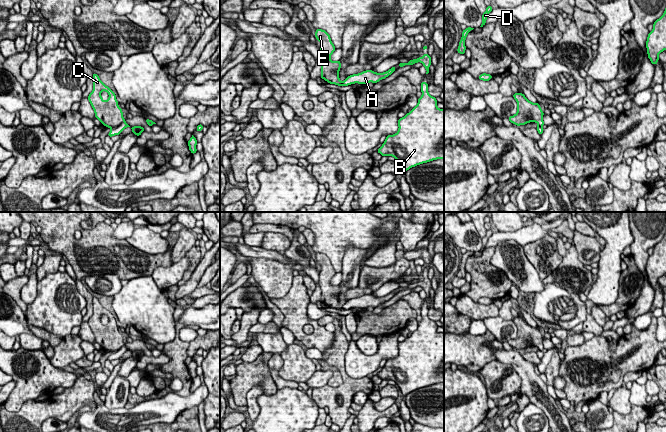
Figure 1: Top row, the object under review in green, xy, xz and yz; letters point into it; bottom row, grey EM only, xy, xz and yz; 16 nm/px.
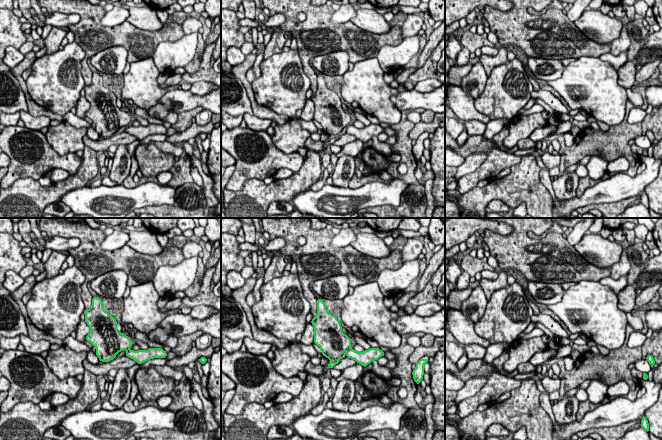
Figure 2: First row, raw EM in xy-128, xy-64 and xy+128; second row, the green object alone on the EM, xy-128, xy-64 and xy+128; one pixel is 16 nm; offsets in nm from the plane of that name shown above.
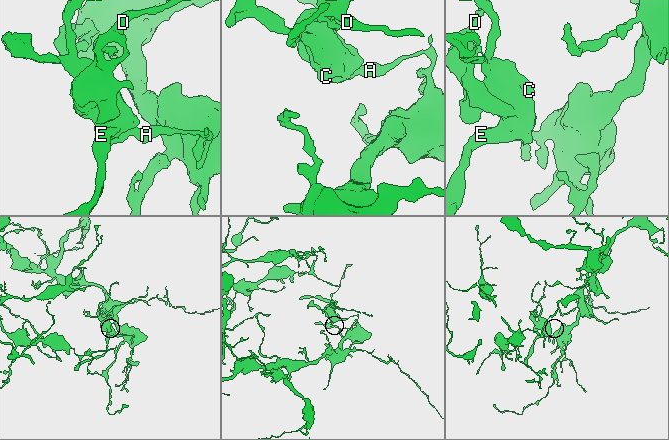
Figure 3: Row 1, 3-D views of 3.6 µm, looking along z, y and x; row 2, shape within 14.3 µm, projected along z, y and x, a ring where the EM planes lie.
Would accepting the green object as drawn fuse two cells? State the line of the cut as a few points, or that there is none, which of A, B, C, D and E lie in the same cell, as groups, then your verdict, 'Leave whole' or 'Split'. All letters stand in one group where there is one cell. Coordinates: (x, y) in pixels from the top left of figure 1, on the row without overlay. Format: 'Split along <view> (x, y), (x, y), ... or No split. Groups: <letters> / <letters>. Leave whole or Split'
Split along xy (124, 344), (111, 353). Groups: A B / C D E. Split

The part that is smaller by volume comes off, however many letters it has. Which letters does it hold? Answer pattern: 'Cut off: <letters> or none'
Cut off: C, D, E

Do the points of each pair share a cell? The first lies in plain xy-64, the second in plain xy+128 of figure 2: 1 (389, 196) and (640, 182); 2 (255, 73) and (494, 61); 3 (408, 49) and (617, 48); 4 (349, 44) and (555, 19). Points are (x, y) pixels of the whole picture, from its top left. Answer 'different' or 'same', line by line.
1: same
2: different
3: different
4: same

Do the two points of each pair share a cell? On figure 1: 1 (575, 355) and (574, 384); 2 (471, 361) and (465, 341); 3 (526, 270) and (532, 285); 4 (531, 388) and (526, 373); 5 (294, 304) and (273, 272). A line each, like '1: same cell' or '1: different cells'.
1: same cell
2: same cell
3: same cell
4: same cell
5: different cells

